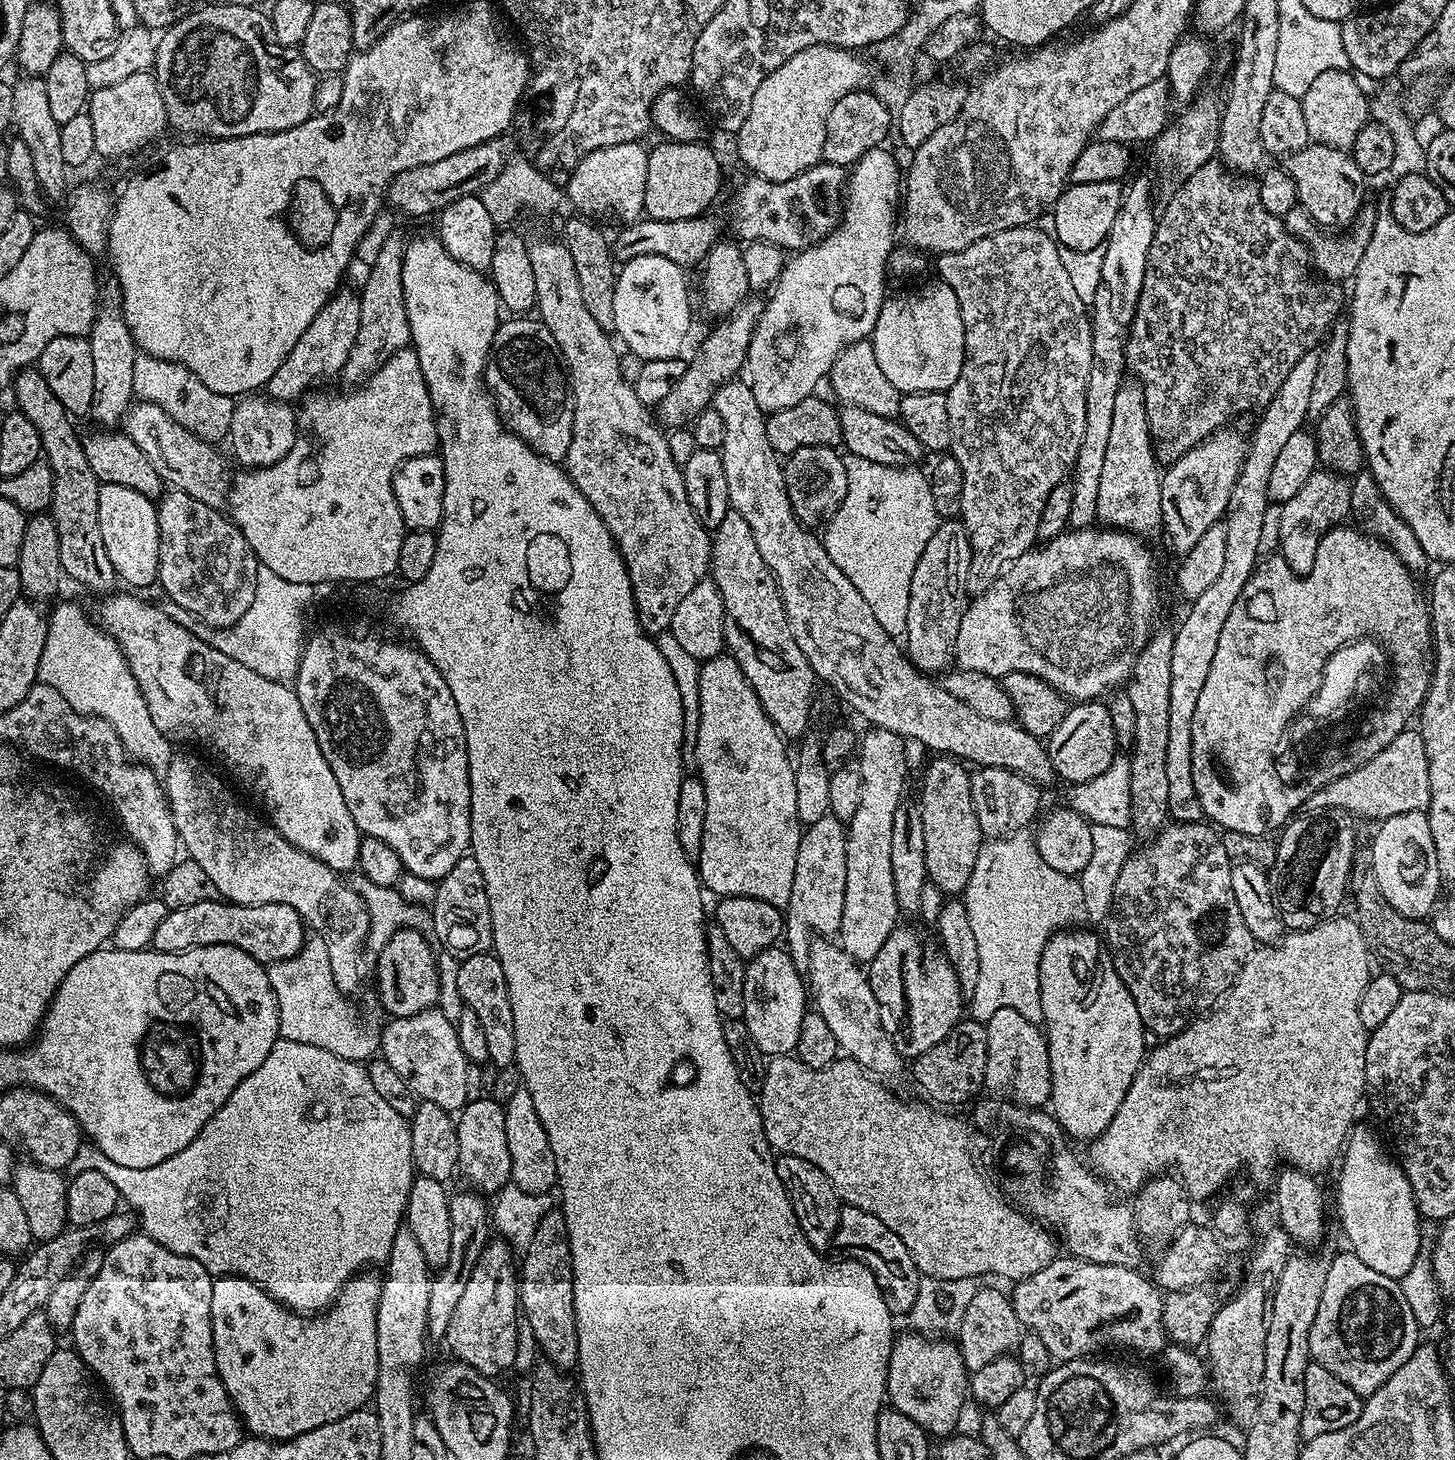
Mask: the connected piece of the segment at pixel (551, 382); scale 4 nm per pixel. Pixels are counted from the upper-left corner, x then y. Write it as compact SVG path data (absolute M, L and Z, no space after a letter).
M508 318L501 323L494 334L494 342L488 351L486 358L486 366L484 367L484 385L487 386L488 392L492 395L492 401L496 403L496 413L499 414L501 422L509 432L522 441L526 446L535 450L539 456L544 456L546 459L553 462L562 462L566 458L566 454L570 450L570 438L574 430L574 410L572 409L572 390L568 386L568 374L564 371L564 359L560 357L558 346L554 342L554 338L550 334L550 330L544 324L541 324L536 318Z

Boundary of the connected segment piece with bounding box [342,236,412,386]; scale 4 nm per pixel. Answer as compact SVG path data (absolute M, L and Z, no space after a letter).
M388 236L380 244L376 257L372 260L372 269L364 280L364 288L359 289L362 314L358 321L358 338L354 338L354 346L350 350L350 358L346 358L346 366L342 373L345 385L356 386L368 379L372 373L377 372L394 354L398 354L403 348L409 347L412 342L410 334L410 322L406 314L406 302L404 301L404 287L402 286L402 262L404 261L405 237Z

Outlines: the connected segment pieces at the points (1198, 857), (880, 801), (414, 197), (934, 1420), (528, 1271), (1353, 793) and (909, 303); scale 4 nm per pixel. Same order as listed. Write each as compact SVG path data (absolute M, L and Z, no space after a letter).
M1172 822L1160 829L1151 841L1143 845L1144 849L1133 851L1126 858L1122 871L1118 873L1118 882L1114 882L1114 894L1112 906L1108 913L1106 927L1108 927L1108 940L1106 936L1106 948L1112 951L1110 959L1111 971L1122 978L1126 990L1130 990L1130 998L1134 998L1134 1006L1138 1006L1138 1014L1142 1018L1145 1029L1152 1032L1156 1038L1177 1036L1187 1024L1192 1023L1197 1016L1215 1009L1218 1001L1227 993L1228 989L1236 983L1238 974L1246 962L1246 958L1252 953L1254 941L1250 930L1246 930L1246 921L1242 919L1242 910L1238 910L1238 898L1234 898L1234 889L1230 887L1230 874L1233 861L1228 855L1221 833L1208 822Z
M885 728L867 729L865 736L858 740L858 763L862 774L862 794L858 797L858 810L854 810L851 820L847 821L846 831L846 902L842 906L842 922L838 933L838 943L846 954L850 954L857 962L870 962L878 950L882 950L882 942L890 938L890 934L898 926L896 919L902 913L894 896L894 870L890 870L890 833L894 827L894 810L905 799L904 778L909 771L908 755L905 741L898 734Z
M497 138L488 140L484 144L479 144L466 150L458 150L458 154L450 154L450 158L441 158L438 162L430 162L422 166L414 166L414 170L404 170L388 183L386 200L389 205L401 208L408 216L428 216L439 214L450 202L454 202L463 196L475 196L483 191L488 184L493 184L503 170L506 163L513 155L512 144L508 138Z
M911 1330L905 1331L905 1336L897 1335L892 1341L892 1353L888 1359L888 1386L886 1389L886 1400L891 1407L896 1408L902 1414L906 1414L906 1418L910 1418L914 1422L918 1422L918 1426L922 1426L925 1432L931 1434L936 1438L947 1438L957 1431L956 1423L960 1420L960 1411L964 1408L964 1396L966 1400L966 1389L970 1384L970 1373L965 1368L962 1362L962 1354L960 1353L959 1343L950 1341L948 1338L929 1338L927 1336L921 1336Z
M550 1210L545 1214L538 1222L538 1230L534 1230L534 1234L530 1238L527 1248L523 1249L521 1259L518 1264L518 1279L520 1282L520 1310L522 1313L523 1323L530 1326L532 1331L531 1339L536 1340L536 1344L540 1347L540 1352L545 1361L554 1365L555 1368L561 1370L572 1370L579 1365L580 1359L578 1358L578 1326L576 1325L576 1319L574 1318L574 1282L572 1281L572 1255L570 1254L570 1238L568 1237L568 1231L566 1230L566 1218L563 1212L559 1210Z
M1419 731L1399 732L1370 762L1358 766L1350 774L1334 778L1306 801L1308 812L1321 812L1337 808L1353 818L1365 816L1379 822L1398 814L1424 812L1430 802L1430 766L1426 762L1426 746Z
M943 282L928 284L925 288L916 288L913 292L904 292L901 296L889 295L878 314L878 322L871 334L874 358L878 358L878 366L882 374L886 374L890 386L894 386L903 394L905 392L942 392L958 382L958 374L962 374L964 365L964 327L962 314L958 306L958 298L954 290Z

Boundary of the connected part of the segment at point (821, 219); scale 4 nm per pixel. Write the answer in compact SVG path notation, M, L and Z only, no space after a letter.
M821 162L786 182L748 179L732 204L732 228L741 241L761 240L785 250L808 248L825 240L842 215L846 172L841 165Z

